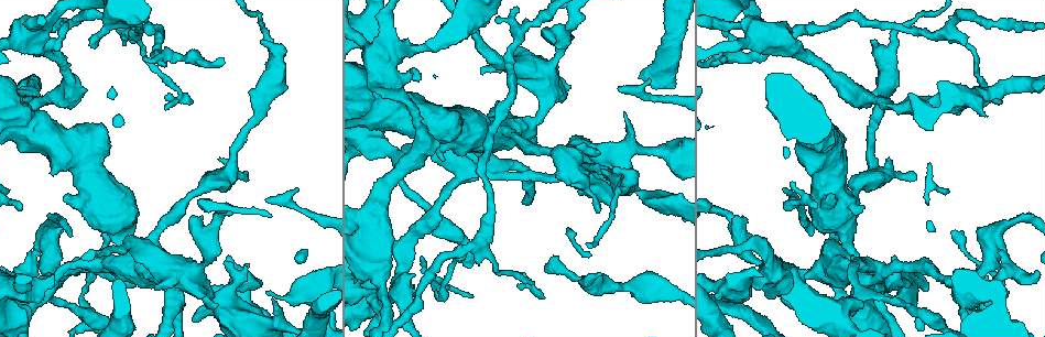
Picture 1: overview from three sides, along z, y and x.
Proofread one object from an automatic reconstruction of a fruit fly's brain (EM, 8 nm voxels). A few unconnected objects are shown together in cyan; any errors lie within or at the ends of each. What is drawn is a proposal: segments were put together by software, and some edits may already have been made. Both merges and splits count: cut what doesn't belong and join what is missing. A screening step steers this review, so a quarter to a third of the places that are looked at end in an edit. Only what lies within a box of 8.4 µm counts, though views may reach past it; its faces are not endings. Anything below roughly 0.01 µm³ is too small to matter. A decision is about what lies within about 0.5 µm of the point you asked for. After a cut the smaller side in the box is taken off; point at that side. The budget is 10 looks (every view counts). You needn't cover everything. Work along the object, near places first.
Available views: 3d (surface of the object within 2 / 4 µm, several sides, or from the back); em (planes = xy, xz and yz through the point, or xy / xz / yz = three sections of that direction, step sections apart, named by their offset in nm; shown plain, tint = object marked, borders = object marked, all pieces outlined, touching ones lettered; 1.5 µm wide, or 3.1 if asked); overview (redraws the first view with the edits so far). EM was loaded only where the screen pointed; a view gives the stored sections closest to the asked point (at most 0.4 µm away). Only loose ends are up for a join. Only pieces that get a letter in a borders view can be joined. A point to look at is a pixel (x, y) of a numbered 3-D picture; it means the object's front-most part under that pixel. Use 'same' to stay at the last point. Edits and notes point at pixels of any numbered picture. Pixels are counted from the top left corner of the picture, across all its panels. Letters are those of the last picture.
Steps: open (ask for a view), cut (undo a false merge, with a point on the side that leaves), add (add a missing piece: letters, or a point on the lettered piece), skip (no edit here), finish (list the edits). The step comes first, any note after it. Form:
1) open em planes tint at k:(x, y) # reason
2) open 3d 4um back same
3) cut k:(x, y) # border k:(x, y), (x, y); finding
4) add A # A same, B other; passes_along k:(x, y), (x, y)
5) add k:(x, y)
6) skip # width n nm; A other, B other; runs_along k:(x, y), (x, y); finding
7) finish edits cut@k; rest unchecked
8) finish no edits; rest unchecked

open 3d 4um at 1:(371, 295)

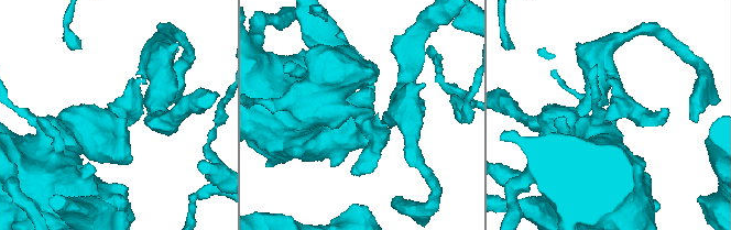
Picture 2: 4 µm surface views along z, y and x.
open em planes borders at 2:(360, 117) # arms 3

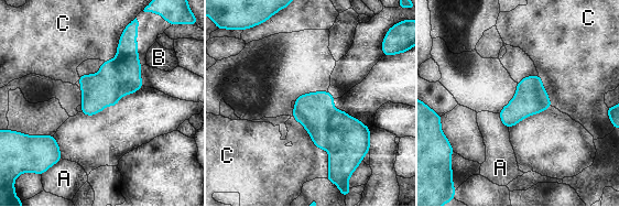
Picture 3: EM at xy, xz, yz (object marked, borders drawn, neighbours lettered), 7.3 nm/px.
cut 3:(315, 110) # A other, B other, C other; a second neuron is stuck on

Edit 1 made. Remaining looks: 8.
open overview # see it whole again

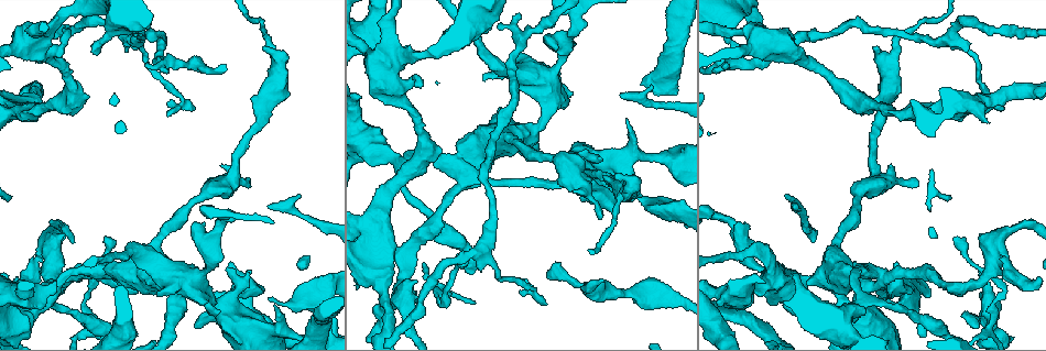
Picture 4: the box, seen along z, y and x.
open 3d 4um back at 4:(570, 93) # an open end

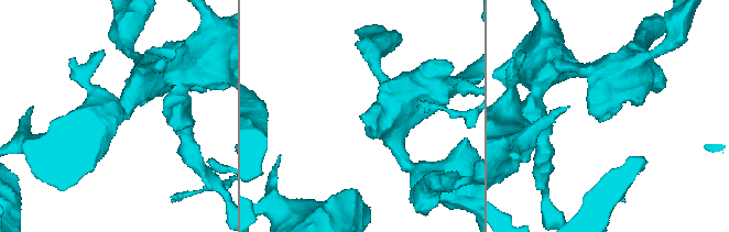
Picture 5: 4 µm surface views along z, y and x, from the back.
open em planes borders at 5:(361, 117) # shape alone is not enough

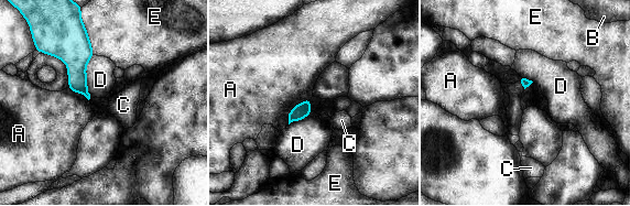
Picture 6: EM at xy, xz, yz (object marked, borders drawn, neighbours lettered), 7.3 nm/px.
skip # A other, B other, C other, D other, E other; border 6:(94, 54), (86, 67), (88, 99); none of them fits

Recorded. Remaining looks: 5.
open em planes borders at 4:(247, 186) # branch stops here

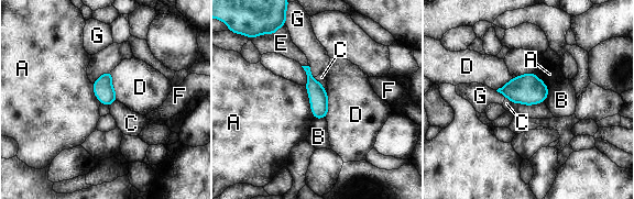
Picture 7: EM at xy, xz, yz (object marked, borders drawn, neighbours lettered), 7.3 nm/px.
skip # width 140 nm; longest_contact A 260 nm; A other, B other, C other, D other, E other, F other, G other; none of them fits

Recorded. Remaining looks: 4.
open 3d 4um at 4:(656, 103) # narrows sharply

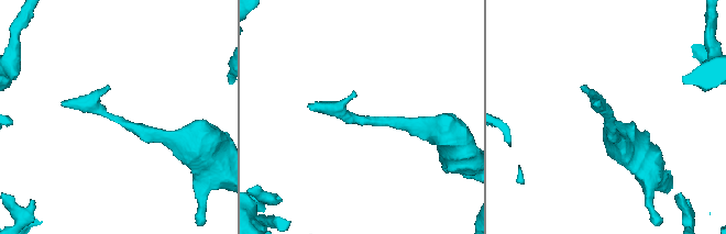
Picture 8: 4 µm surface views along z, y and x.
open em planes tint at 8:(113, 114) # shape alone is not enough

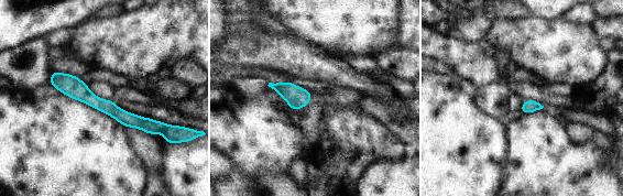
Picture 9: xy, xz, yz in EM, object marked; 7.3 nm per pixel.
open em planes borders same # see the neighbours

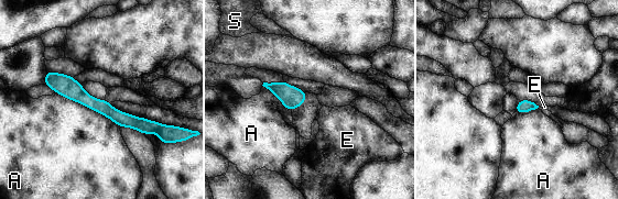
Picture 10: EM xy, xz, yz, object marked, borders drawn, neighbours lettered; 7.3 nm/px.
skip # width 100 nm; A other, E other, S other; border 10:(55, 92), (94, 109), (121, 126); all the same neuron

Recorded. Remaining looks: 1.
finish edits cut@3; rest unchecked

